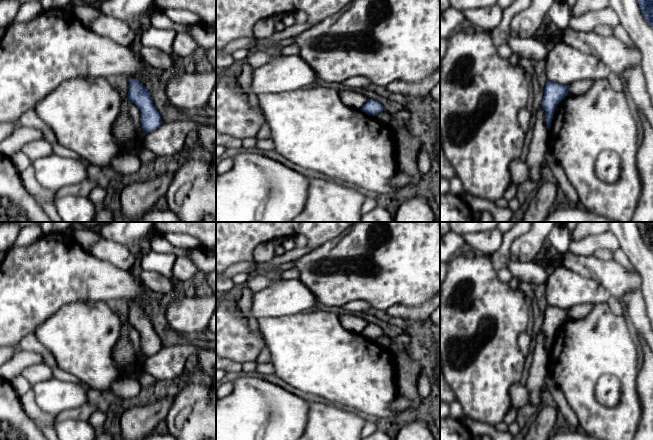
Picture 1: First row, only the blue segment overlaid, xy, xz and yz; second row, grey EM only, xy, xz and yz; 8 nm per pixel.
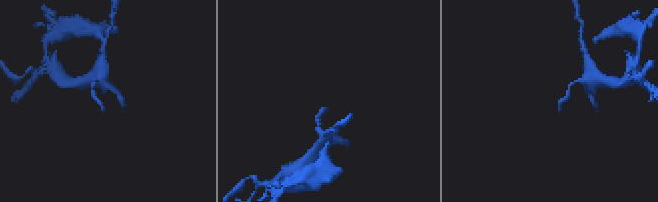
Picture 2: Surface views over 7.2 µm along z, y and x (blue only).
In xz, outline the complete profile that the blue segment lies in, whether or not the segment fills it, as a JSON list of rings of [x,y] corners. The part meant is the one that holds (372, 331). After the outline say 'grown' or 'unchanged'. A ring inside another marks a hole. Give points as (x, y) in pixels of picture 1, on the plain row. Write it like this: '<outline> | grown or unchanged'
[[[368,323],[367,326],[363,329],[361,334],[369,339],[375,340],[378,337],[385,335],[383,329],[373,323]]] | unchanged

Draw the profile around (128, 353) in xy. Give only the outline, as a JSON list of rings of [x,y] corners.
[[[128,323],[123,324],[113,356],[124,372],[123,377],[138,382],[144,373],[146,356],[142,352],[140,333]]]

